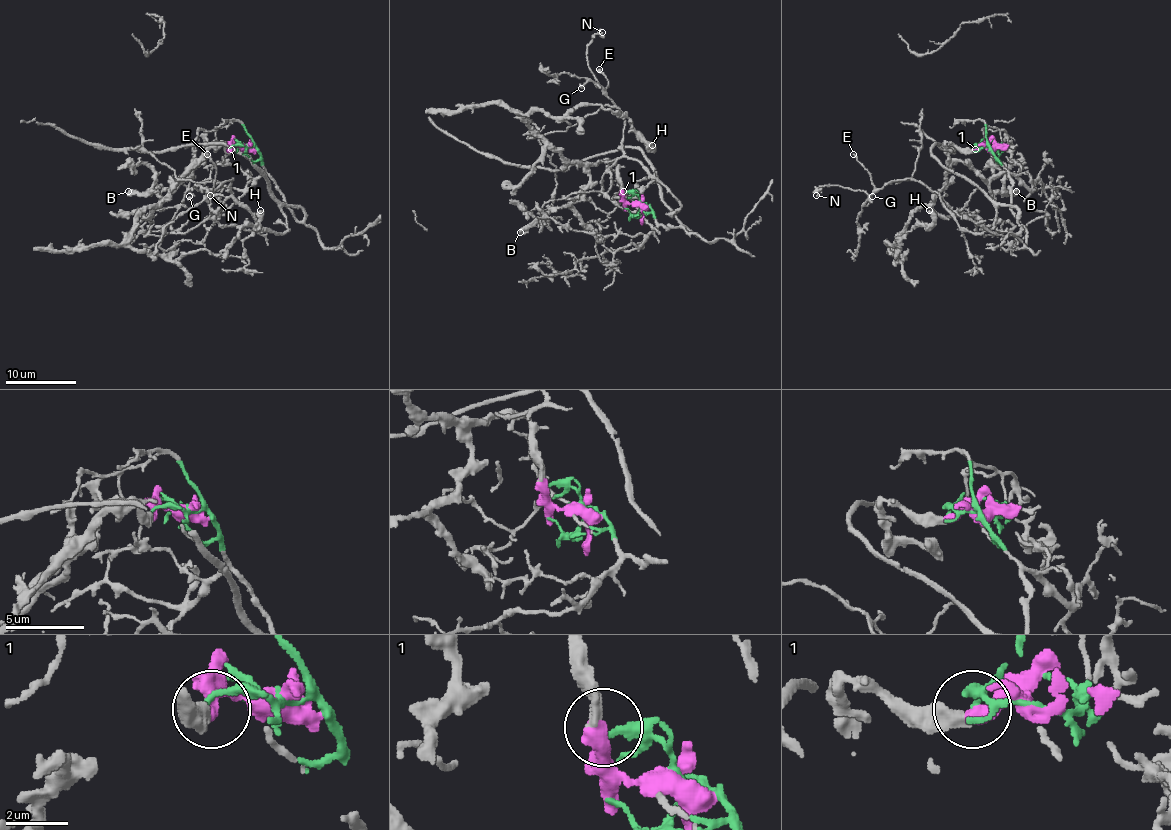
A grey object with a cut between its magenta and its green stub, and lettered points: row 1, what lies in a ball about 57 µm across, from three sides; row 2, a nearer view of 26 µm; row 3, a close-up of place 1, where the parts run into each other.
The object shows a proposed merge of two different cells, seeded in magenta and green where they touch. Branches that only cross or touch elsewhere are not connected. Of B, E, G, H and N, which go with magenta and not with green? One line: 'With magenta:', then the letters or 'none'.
With magenta: B, H

